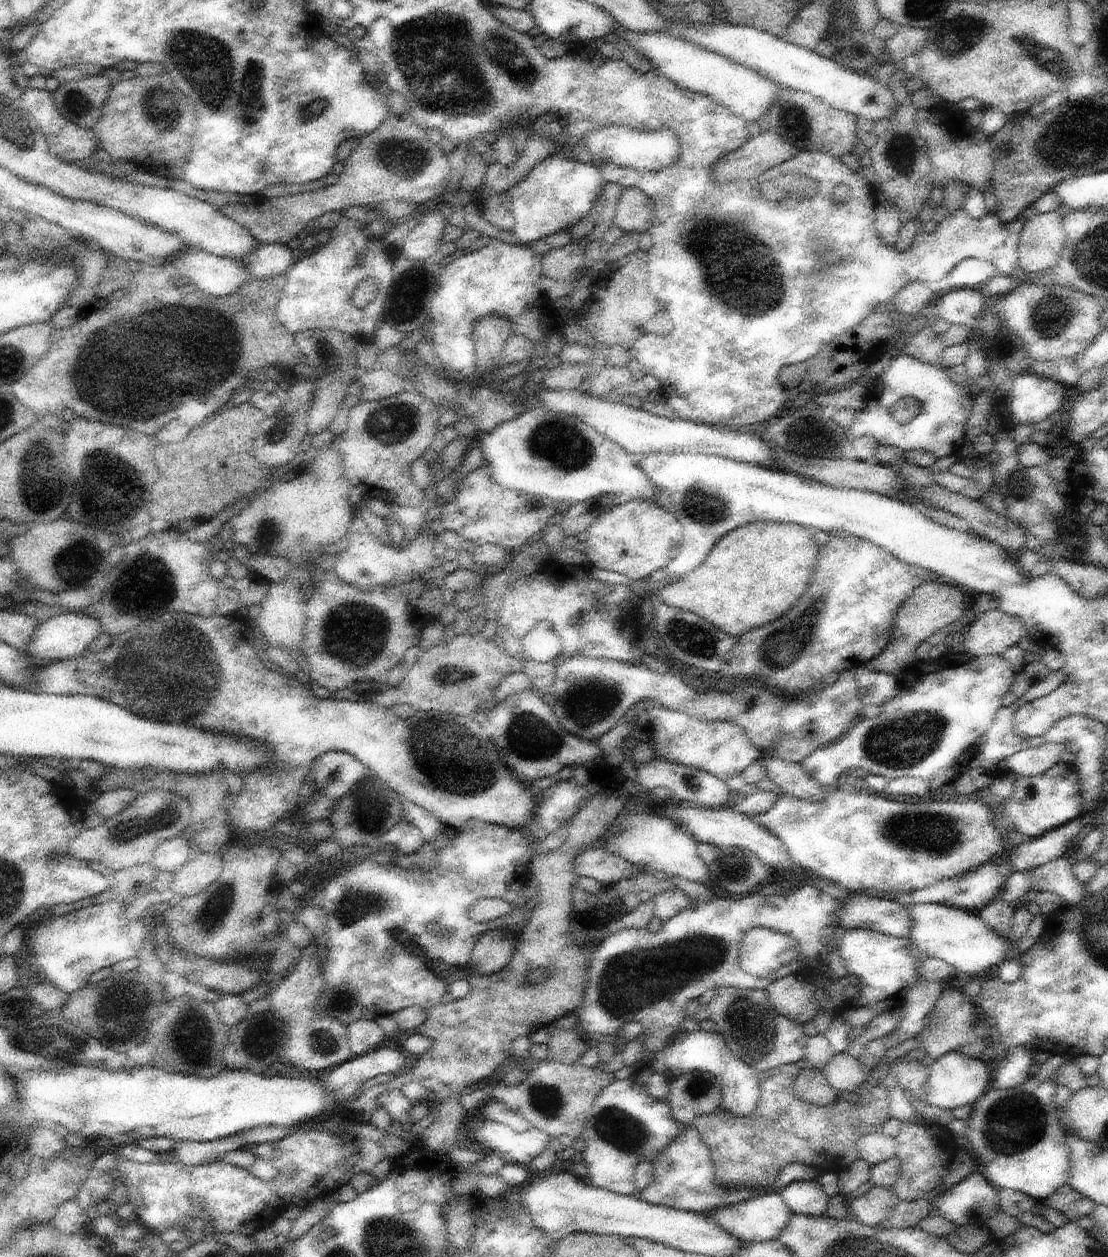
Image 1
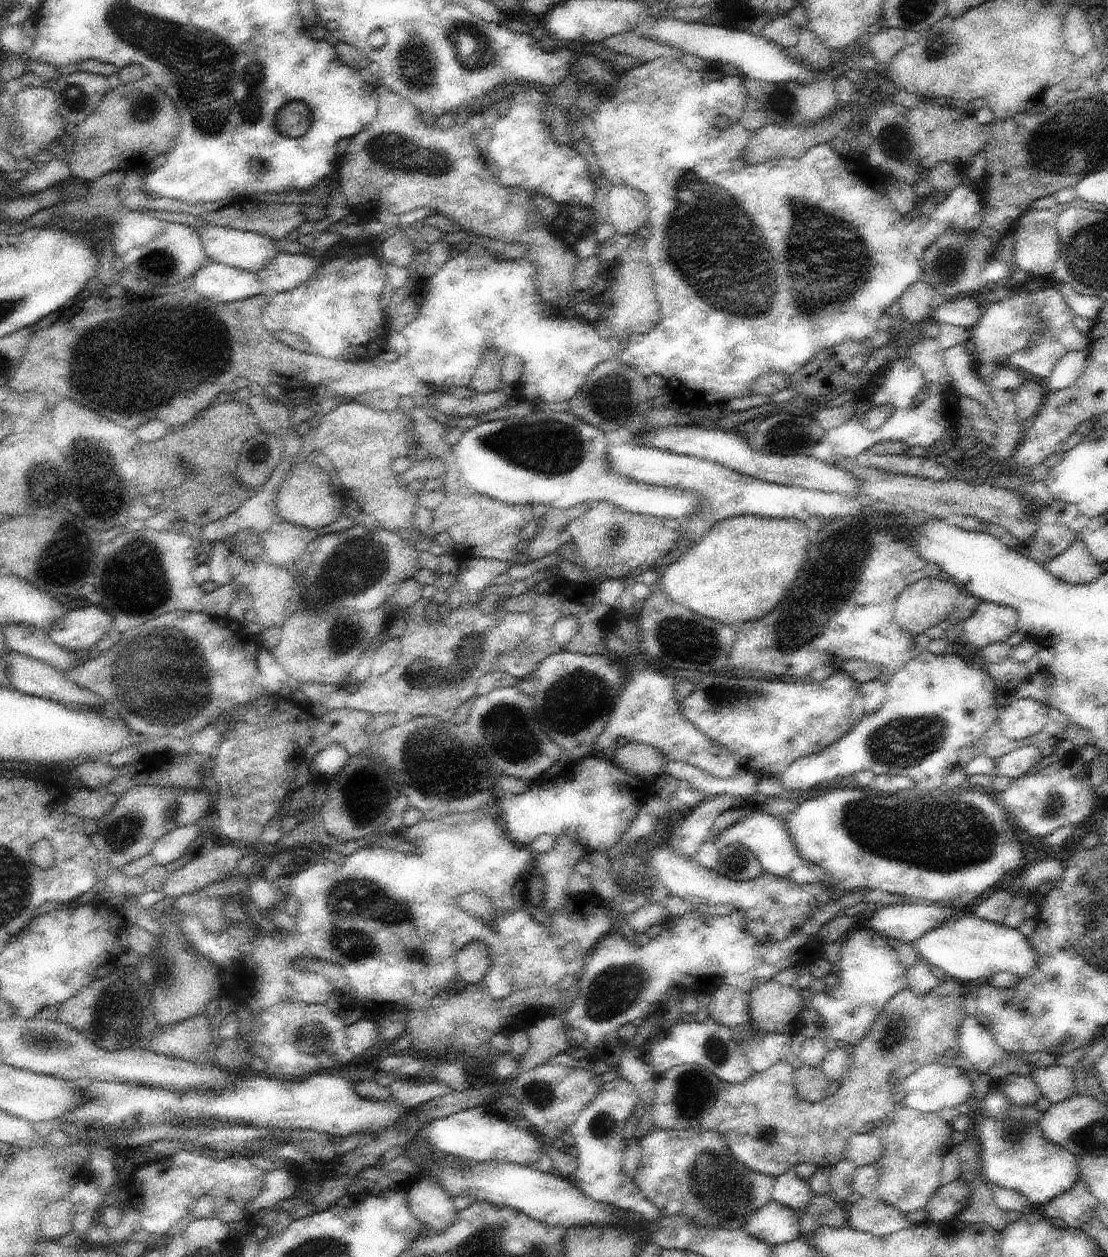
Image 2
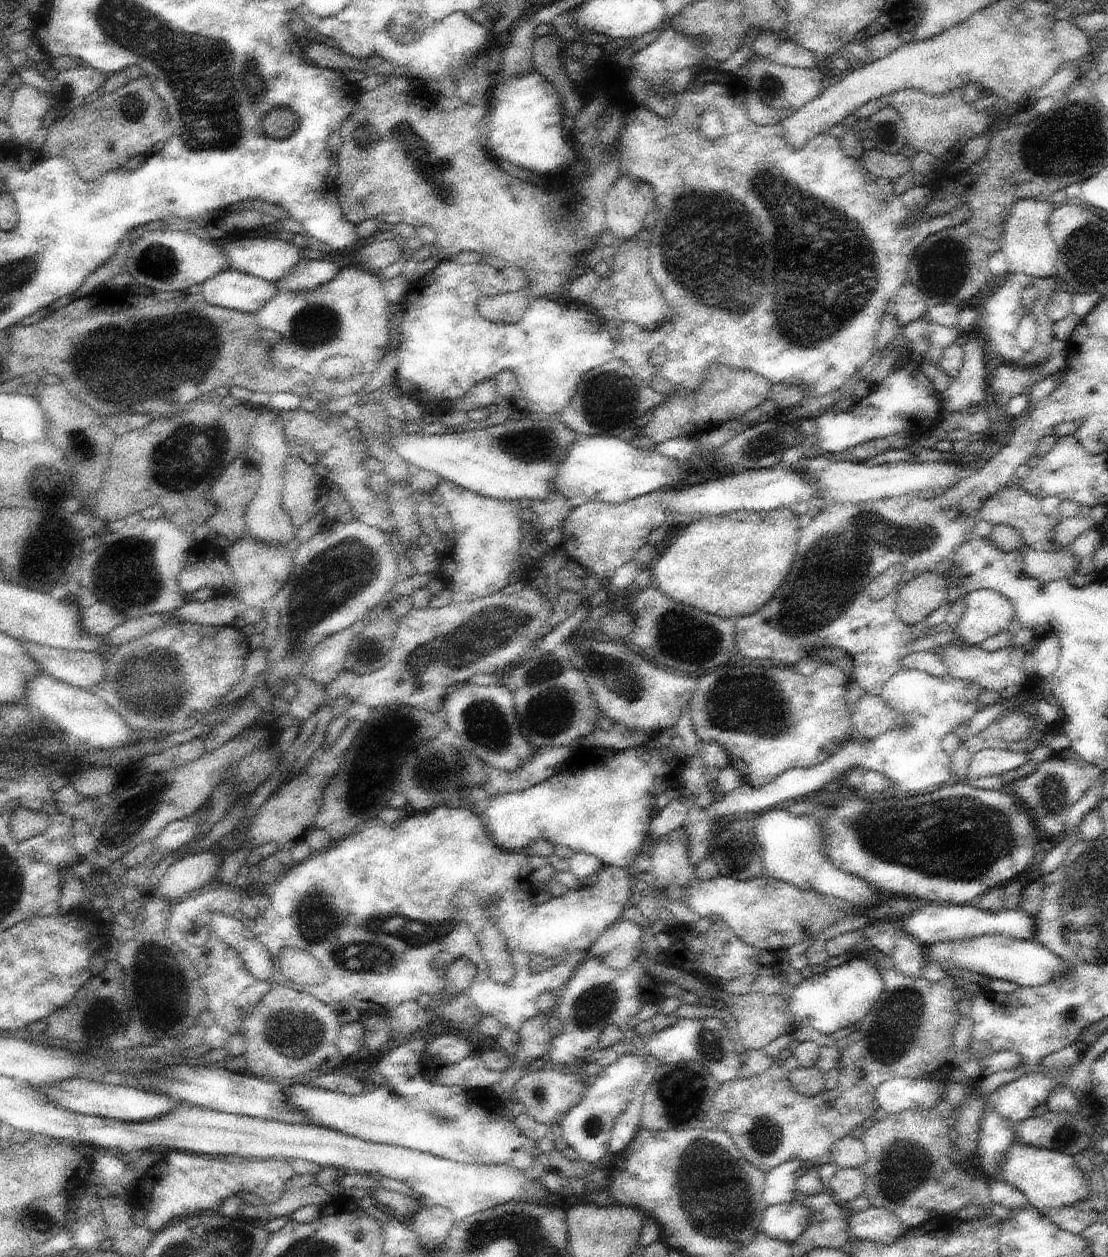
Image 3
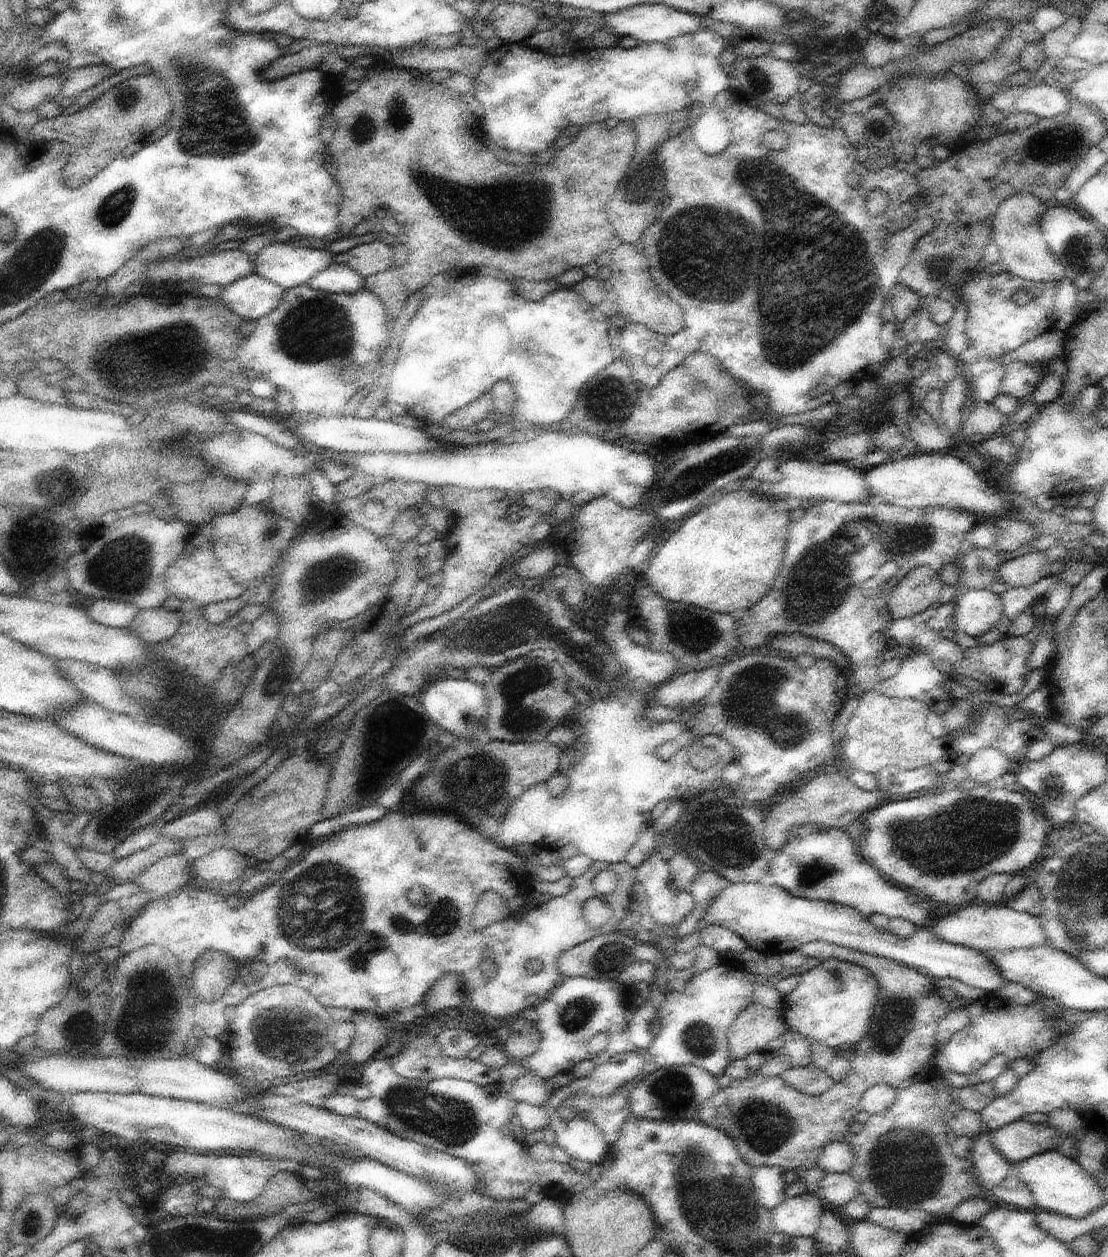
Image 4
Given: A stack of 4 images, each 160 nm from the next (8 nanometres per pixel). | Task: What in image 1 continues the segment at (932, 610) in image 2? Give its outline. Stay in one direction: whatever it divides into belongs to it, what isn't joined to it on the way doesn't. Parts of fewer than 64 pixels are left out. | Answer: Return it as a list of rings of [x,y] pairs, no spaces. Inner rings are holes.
[[[935,577],[930,578],[916,588],[902,603],[902,606],[899,606],[890,642],[882,654],[867,662],[866,665],[898,677],[900,673],[917,661],[916,648],[922,642],[929,641],[947,624],[952,624],[954,620],[960,620],[966,614],[966,609],[970,609],[969,607],[970,602],[967,596],[955,584]]]

